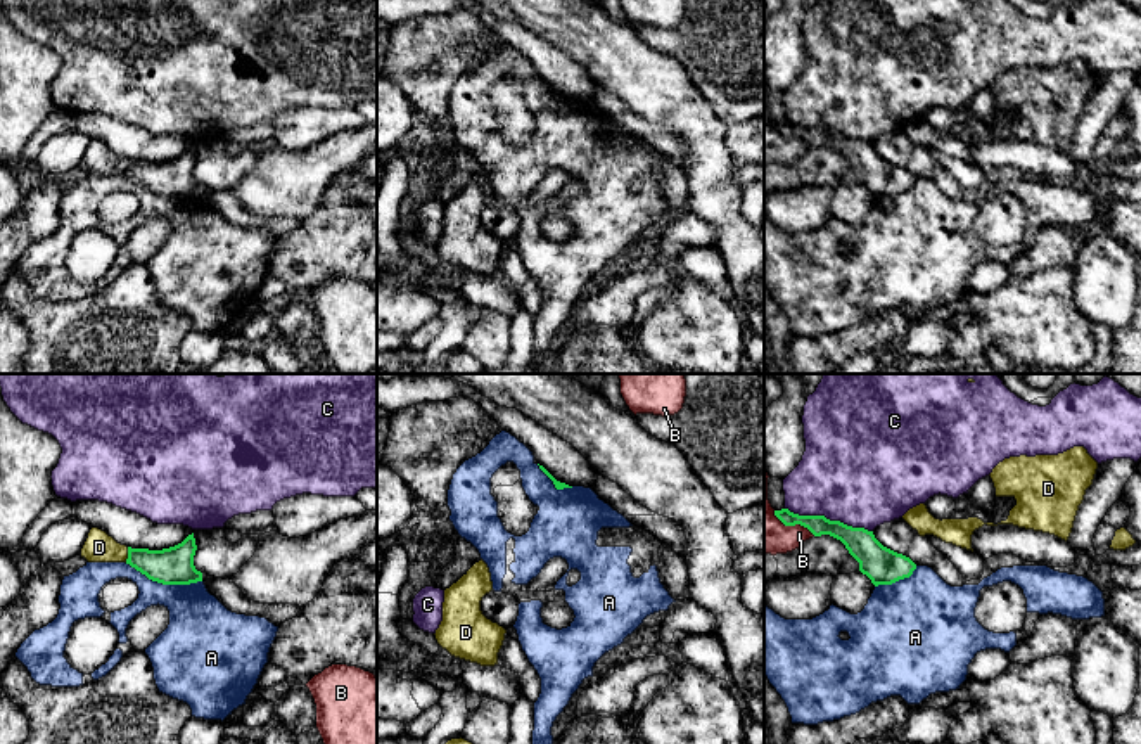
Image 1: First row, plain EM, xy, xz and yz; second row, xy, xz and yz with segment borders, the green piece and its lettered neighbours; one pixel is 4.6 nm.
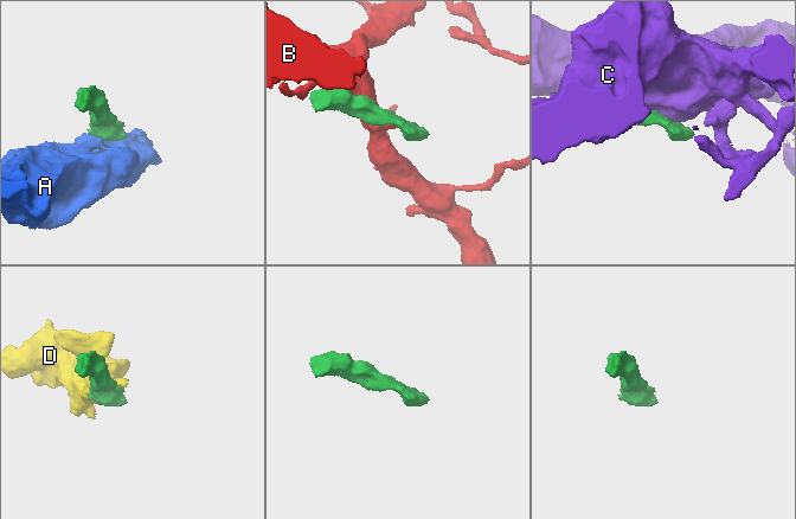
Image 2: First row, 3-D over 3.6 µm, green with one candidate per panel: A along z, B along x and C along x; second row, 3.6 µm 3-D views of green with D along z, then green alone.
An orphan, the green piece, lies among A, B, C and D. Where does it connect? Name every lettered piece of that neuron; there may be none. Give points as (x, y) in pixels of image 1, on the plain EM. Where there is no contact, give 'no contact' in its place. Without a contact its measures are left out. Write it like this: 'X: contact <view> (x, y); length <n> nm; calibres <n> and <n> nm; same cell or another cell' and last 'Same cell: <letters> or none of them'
A: contact xy (163, 196); length 380 nm; calibres 180 and 280 nm; another cell
B: contact yz (794, 137); length 240 nm; calibres 100 and 190 nm; another cell
C: contact yz (828, 132); length 420 nm; calibres 140 and 480 nm; another cell
D: contact xy (128, 166); length 70 nm; calibres 180 and 140 nm; same cell
Same cell: D

